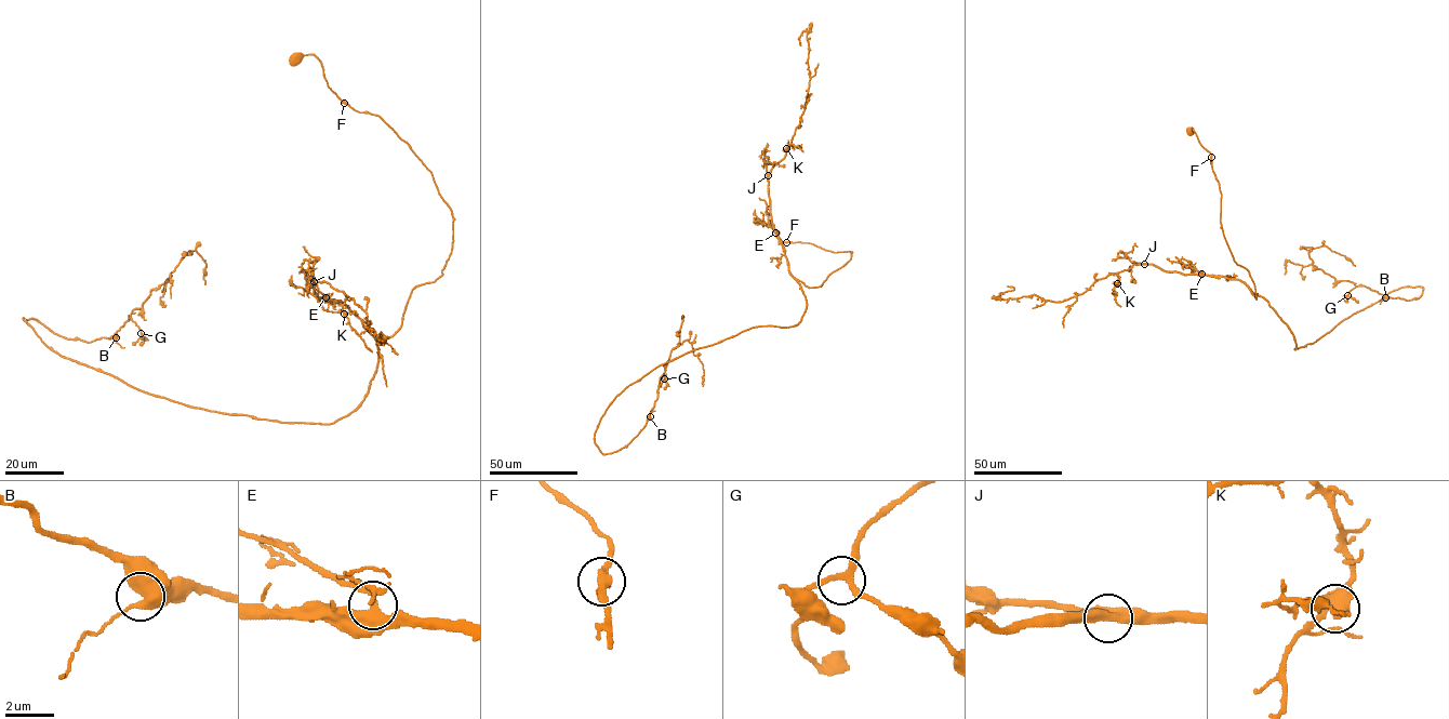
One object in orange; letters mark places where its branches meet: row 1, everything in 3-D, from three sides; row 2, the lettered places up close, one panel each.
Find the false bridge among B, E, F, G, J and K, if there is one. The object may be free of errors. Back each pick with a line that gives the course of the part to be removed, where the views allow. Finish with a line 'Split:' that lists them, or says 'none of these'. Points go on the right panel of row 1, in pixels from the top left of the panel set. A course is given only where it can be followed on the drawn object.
Split: none of these

